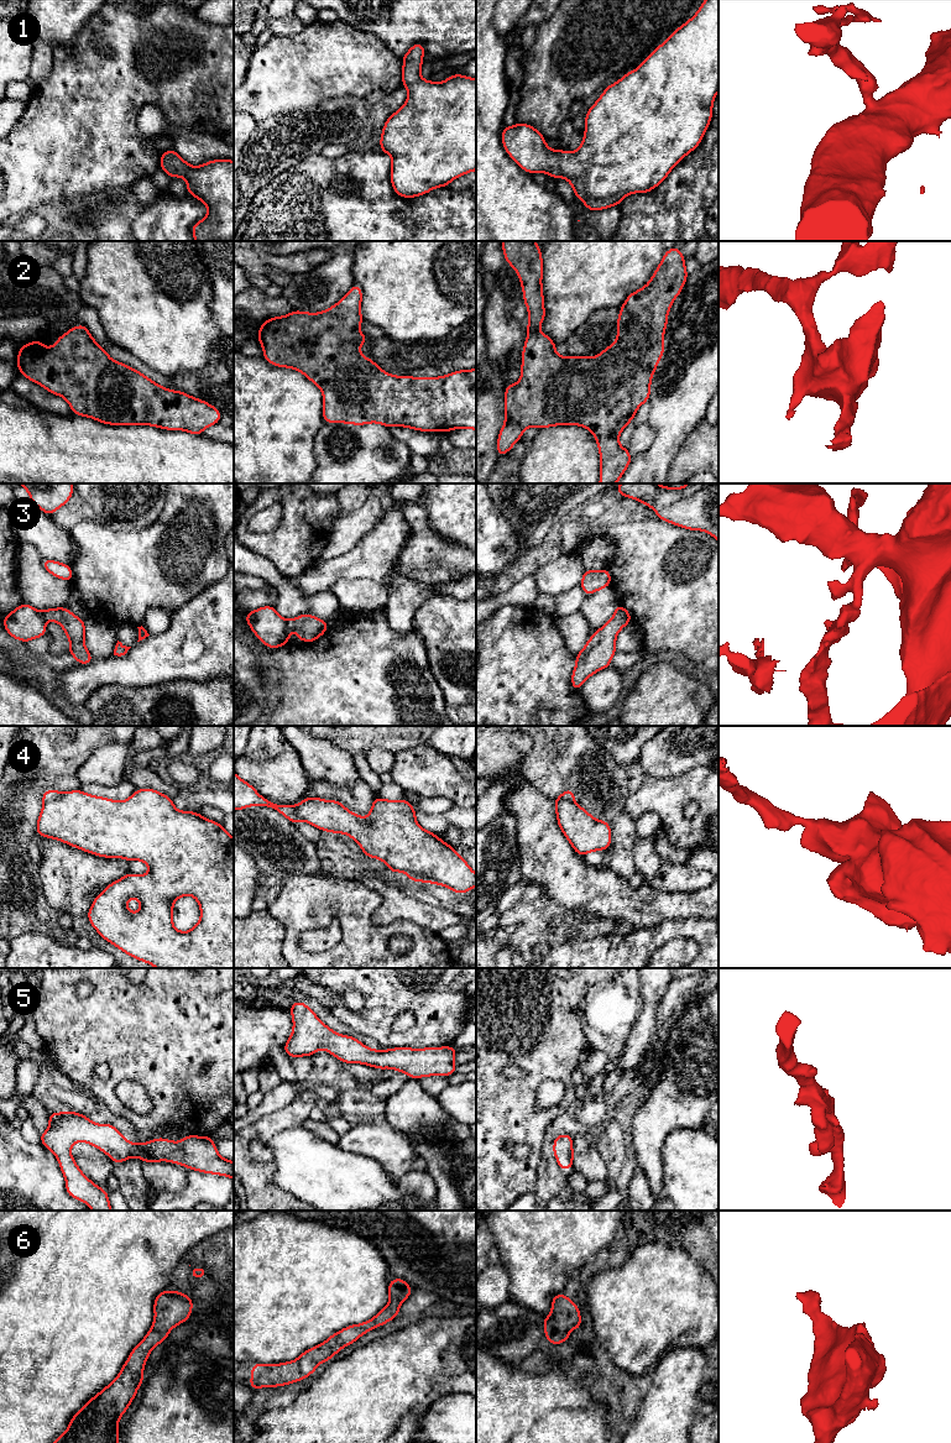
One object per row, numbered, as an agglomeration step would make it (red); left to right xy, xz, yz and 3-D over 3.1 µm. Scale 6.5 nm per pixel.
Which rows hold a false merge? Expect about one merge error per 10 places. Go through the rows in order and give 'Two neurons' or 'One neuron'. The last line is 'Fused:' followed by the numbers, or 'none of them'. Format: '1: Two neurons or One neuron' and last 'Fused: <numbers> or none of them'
1: One neuron
2: One neuron
3: One neuron
4: Two neurons
5: One neuron
6: One neuron
Fused: 4

